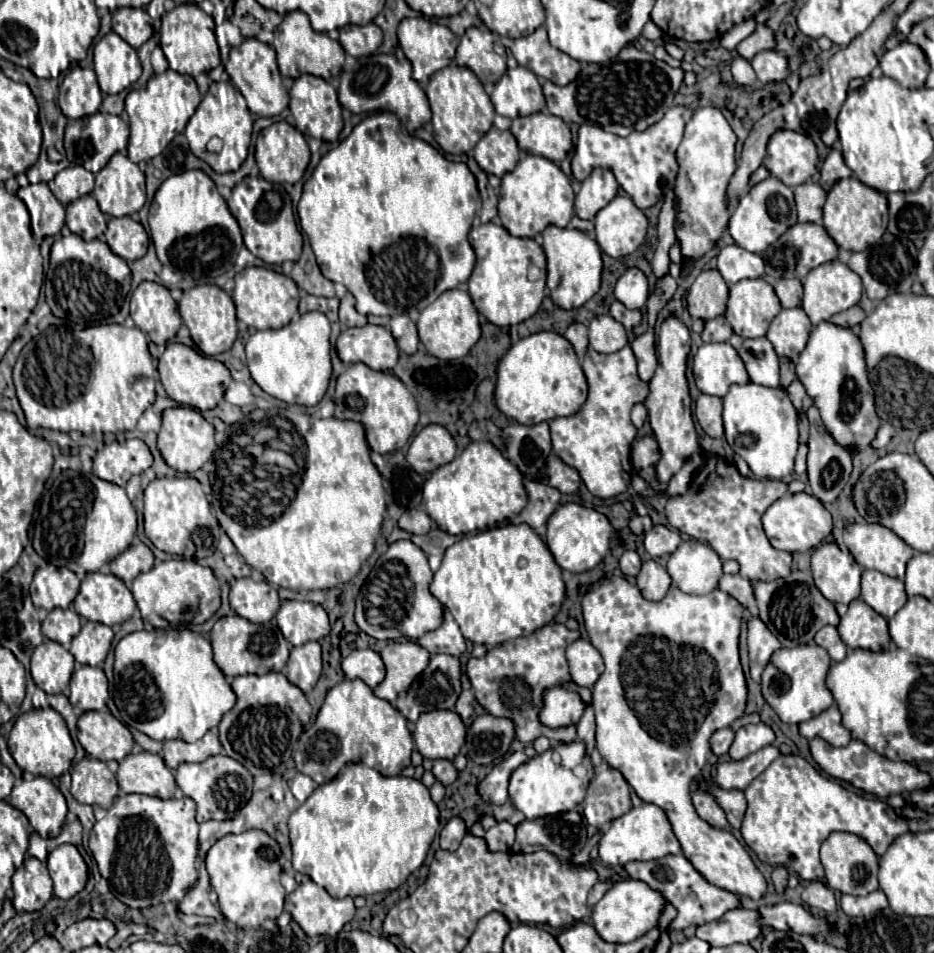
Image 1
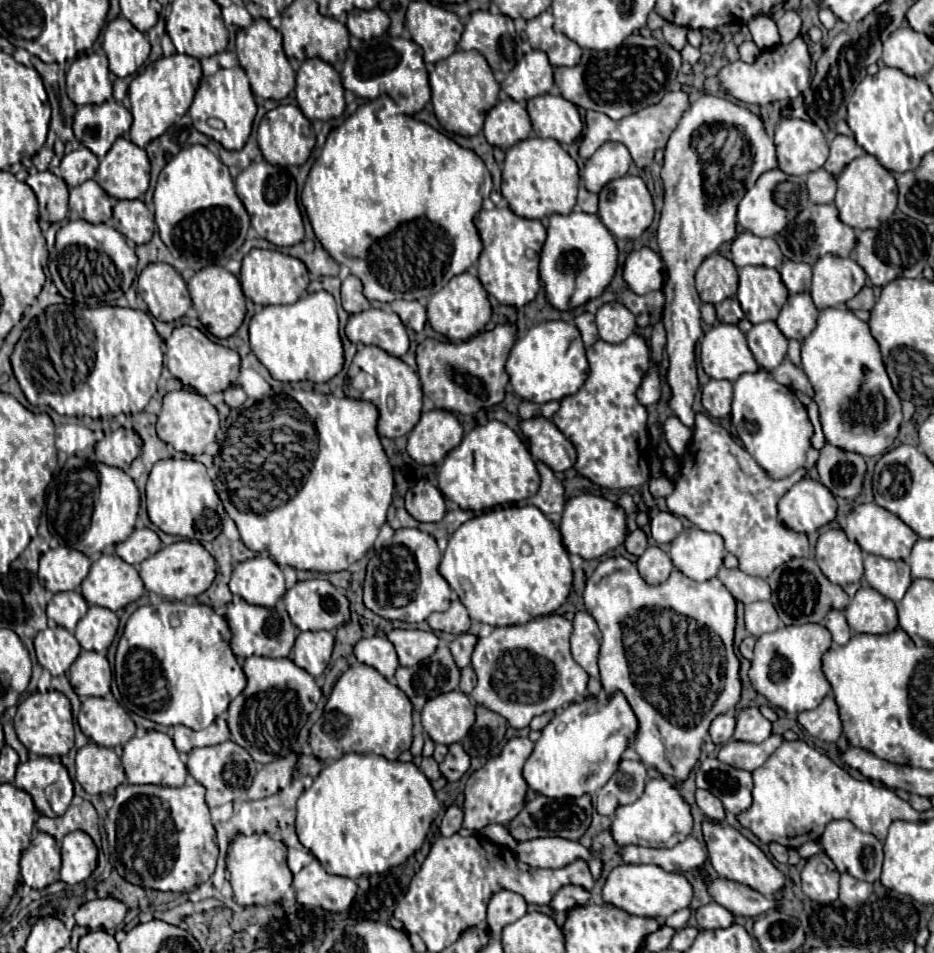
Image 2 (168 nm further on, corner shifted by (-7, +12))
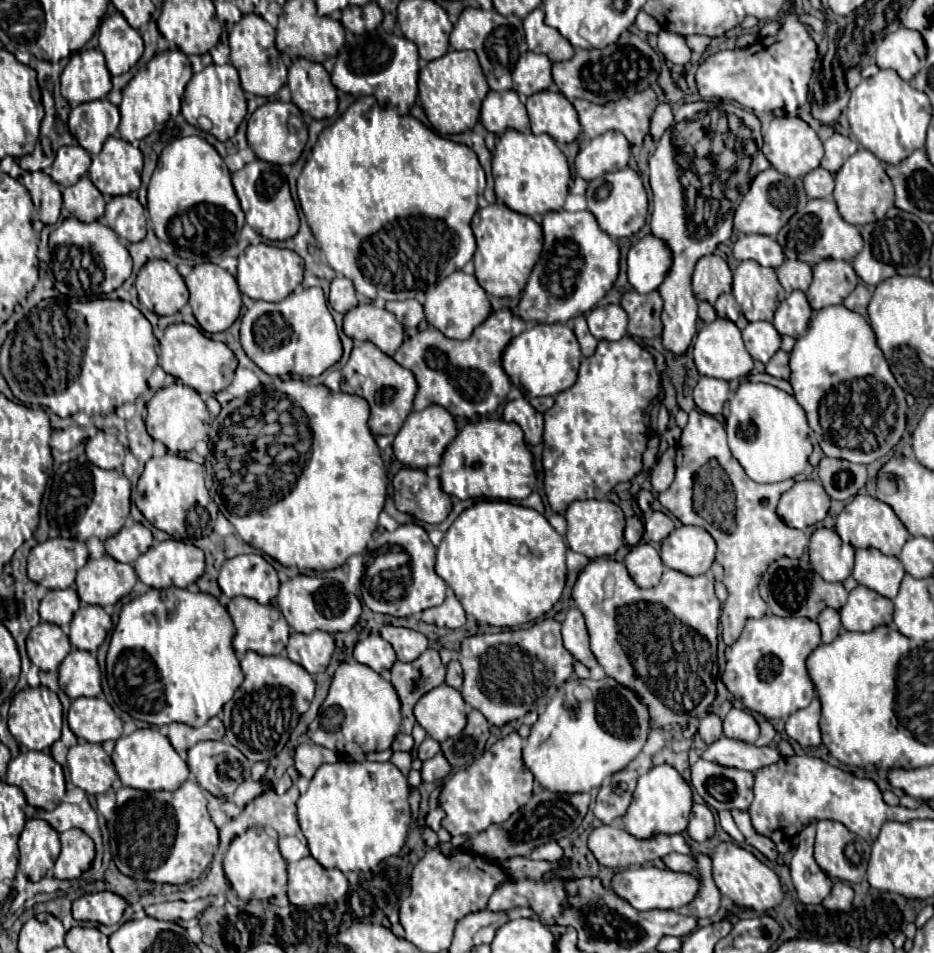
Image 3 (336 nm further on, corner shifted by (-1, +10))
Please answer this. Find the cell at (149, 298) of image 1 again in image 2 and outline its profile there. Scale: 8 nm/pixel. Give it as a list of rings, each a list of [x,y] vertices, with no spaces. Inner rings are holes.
[[[150,263],[137,277],[137,283],[138,295],[158,321],[178,321],[192,307],[184,279],[168,263]]]

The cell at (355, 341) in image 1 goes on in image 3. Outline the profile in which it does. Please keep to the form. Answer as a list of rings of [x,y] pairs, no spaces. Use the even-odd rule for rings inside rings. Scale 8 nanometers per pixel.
[[[372,303],[358,305],[344,315],[344,333],[354,341],[372,341],[386,355],[394,355],[404,339],[398,319]]]

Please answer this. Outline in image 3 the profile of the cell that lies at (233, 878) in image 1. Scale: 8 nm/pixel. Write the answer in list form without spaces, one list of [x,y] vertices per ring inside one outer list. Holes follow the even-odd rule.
[[[248,829],[234,837],[224,855],[224,871],[232,889],[240,899],[270,899],[286,885],[286,861],[278,849],[278,837],[268,835],[264,829]]]

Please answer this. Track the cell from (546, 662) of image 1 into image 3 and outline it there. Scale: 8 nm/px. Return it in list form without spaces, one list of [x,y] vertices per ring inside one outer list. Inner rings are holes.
[[[545,619],[530,629],[466,637],[458,653],[458,661],[464,669],[464,701],[478,709],[488,723],[496,727],[520,719],[528,711],[542,709],[556,691],[554,683],[562,683],[574,675],[574,657],[564,649],[558,627],[560,623],[555,619]],[[548,631],[556,637],[554,647],[546,647],[542,643],[544,633]]]

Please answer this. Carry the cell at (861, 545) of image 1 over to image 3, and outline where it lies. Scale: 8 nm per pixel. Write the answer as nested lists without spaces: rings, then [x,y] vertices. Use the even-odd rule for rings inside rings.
[[[856,495],[842,509],[842,513],[836,519],[836,533],[842,537],[844,543],[850,543],[854,549],[874,547],[874,549],[882,551],[884,555],[892,555],[892,557],[900,555],[904,543],[910,537],[910,533],[906,531],[902,521],[896,517],[892,507],[882,503],[882,501],[878,501],[876,497],[870,497],[870,495]]]

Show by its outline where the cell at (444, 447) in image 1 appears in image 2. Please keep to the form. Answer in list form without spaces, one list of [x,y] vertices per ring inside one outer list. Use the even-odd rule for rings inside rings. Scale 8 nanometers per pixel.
[[[444,409],[422,413],[408,437],[408,453],[416,463],[436,465],[462,441],[462,425]]]

